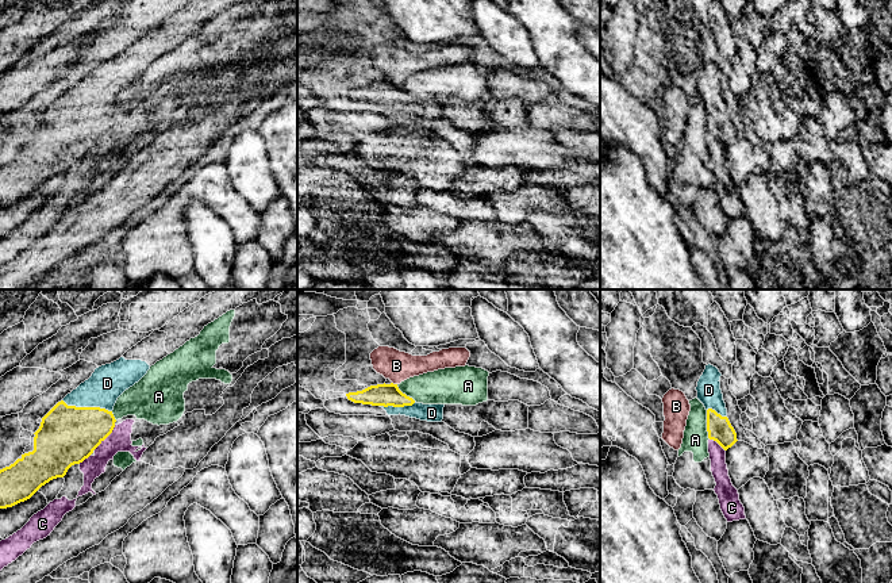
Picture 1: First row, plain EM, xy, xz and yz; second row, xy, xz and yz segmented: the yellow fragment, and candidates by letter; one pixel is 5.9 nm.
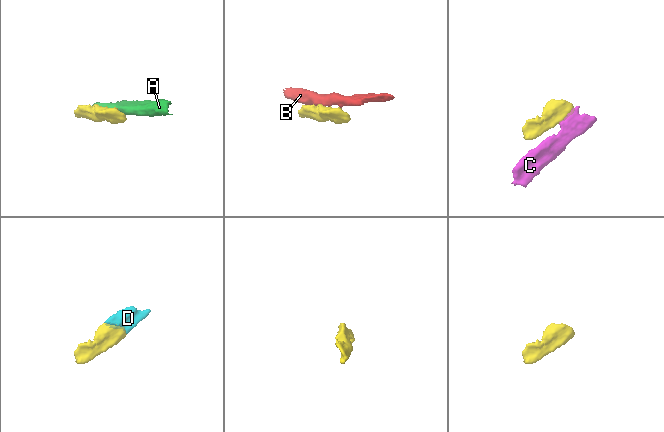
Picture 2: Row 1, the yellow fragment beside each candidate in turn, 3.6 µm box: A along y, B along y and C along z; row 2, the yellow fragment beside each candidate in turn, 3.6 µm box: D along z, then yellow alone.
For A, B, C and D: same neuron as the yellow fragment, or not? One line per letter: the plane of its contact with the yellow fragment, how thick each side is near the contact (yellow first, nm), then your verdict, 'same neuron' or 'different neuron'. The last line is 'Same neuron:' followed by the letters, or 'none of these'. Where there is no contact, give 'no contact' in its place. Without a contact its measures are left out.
A: meets yellow in yz; 150 nm thick on the yellow side, 150 nm on the other; different neuron
B: meets yellow in xz; 130 nm thick on the yellow side, 180 nm on the other; different neuron
C: meets yellow in xy; 340 nm thick on the yellow side, 140 nm on the other; different neuron
D: meets yellow in xy; 340 nm thick on the yellow side, 220 nm on the other; same neuron
Same neuron: D

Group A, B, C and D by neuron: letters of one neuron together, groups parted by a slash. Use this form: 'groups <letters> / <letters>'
groups A / B / C / D

